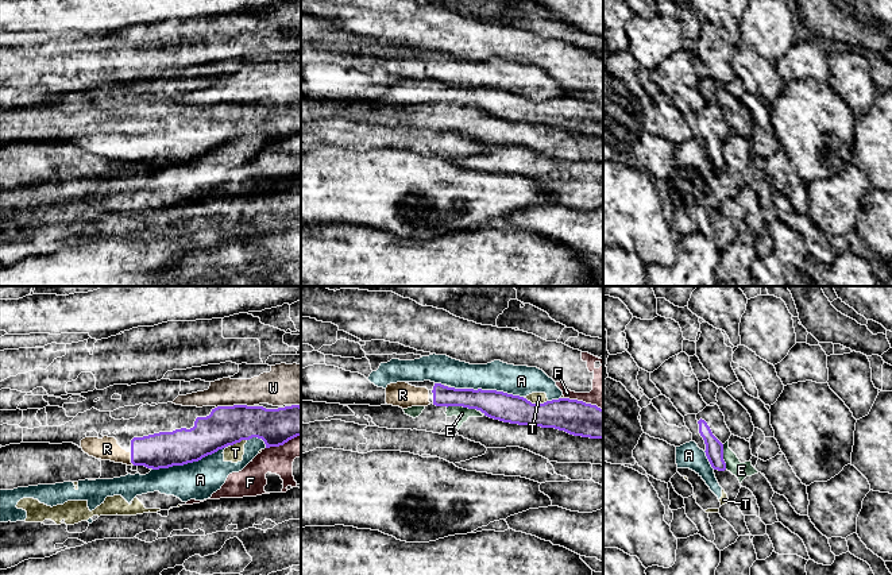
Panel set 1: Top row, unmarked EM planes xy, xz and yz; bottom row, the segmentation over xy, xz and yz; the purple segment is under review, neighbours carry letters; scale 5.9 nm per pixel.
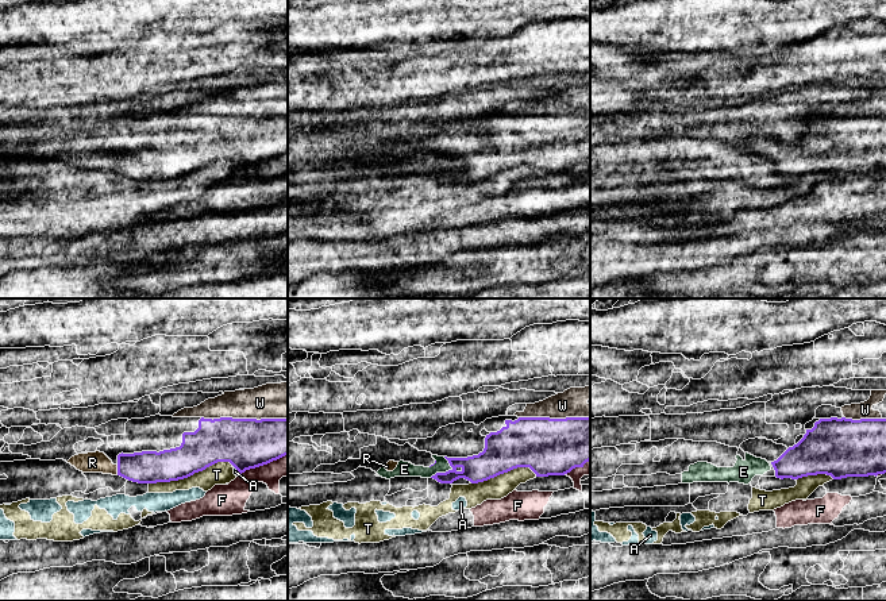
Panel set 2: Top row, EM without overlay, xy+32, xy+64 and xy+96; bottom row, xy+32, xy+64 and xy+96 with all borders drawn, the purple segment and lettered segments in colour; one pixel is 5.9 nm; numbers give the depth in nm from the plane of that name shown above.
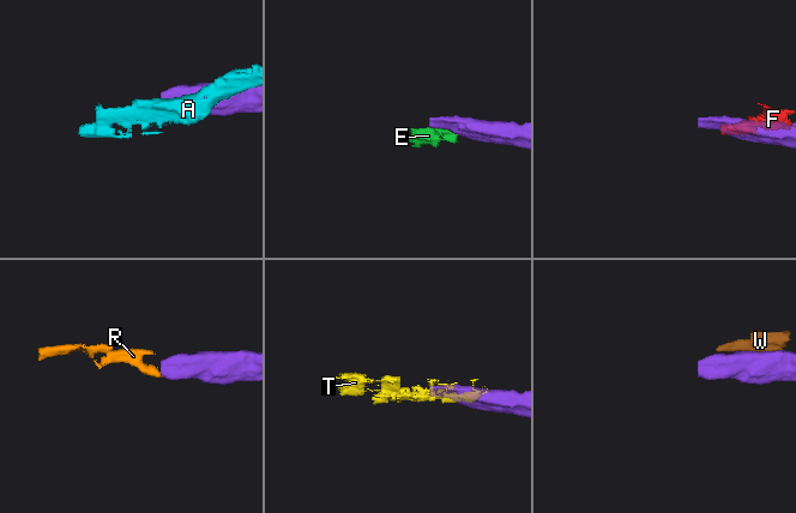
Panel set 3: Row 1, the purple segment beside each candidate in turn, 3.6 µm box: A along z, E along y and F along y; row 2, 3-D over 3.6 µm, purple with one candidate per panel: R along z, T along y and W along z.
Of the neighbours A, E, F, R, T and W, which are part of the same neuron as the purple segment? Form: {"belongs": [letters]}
{"belongs": ["R"]}

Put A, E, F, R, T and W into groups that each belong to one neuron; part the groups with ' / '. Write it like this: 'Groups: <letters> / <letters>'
Groups: A T / E / F / R / W

